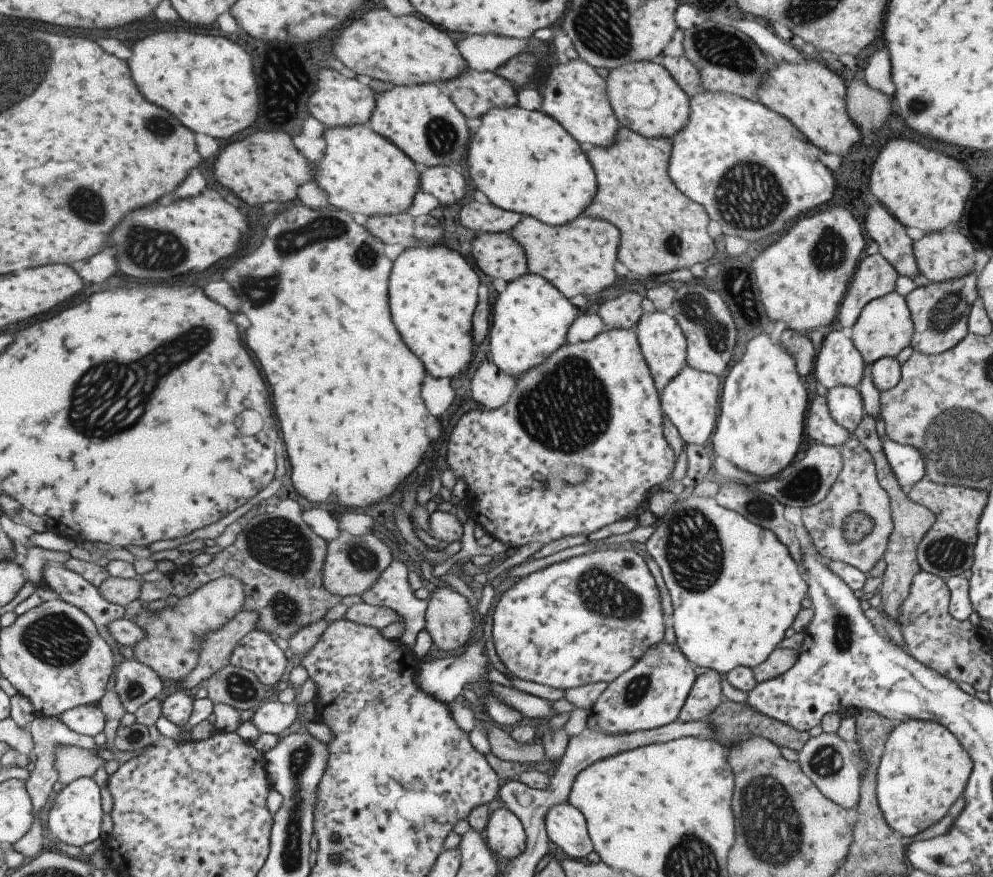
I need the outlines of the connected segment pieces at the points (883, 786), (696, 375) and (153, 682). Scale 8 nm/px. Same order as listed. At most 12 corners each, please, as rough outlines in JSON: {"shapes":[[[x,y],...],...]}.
{"shapes":[[[907,719],[876,768],[905,838],[962,796],[972,760],[941,724]],[[687,364],[660,407],[685,444],[705,445],[719,378]],[[126,660],[115,685],[126,712],[163,690],[157,673],[141,661]]]}

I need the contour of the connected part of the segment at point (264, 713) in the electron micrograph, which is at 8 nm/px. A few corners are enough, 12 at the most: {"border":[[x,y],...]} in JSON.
{"border":[[266,702],[250,722],[260,733],[282,736],[298,716],[293,703]]}

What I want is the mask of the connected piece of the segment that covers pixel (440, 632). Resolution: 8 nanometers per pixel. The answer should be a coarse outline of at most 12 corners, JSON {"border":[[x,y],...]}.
{"border":[[450,586],[434,589],[424,629],[439,650],[461,648],[473,615]]}

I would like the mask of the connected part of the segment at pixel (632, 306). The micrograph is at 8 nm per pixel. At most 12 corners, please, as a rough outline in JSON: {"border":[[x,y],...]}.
{"border":[[637,293],[598,306],[604,330],[633,329],[642,315]]}

